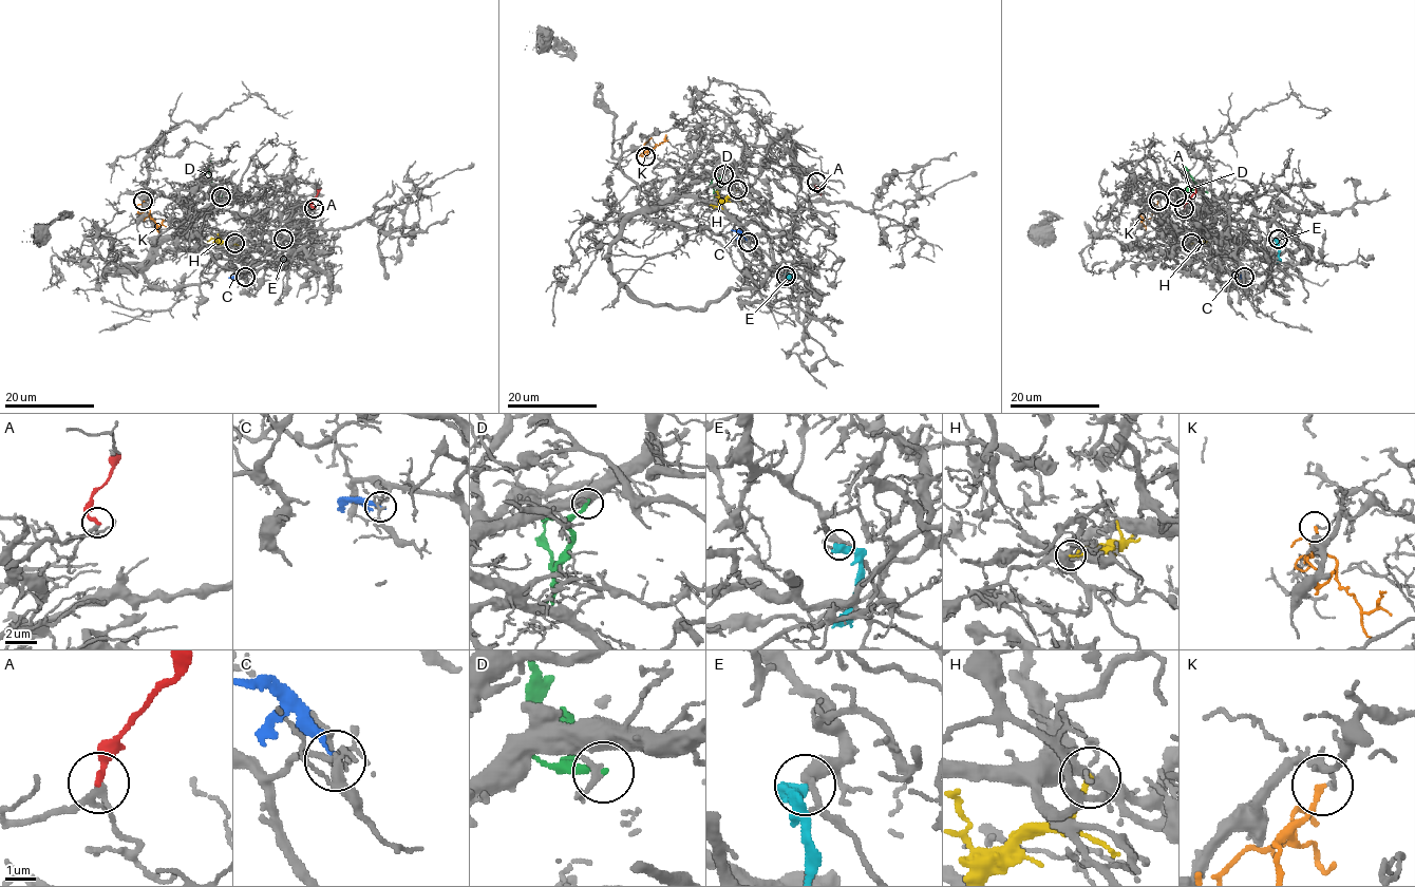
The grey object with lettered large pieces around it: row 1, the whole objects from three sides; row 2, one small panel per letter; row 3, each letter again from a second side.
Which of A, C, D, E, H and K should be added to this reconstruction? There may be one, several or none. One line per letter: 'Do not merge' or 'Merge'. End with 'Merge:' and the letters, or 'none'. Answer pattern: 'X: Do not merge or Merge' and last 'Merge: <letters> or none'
A: Do not merge
C: Do not merge
D: Do not merge
E: Do not merge
H: Do not merge
K: Do not merge
Merge: none

